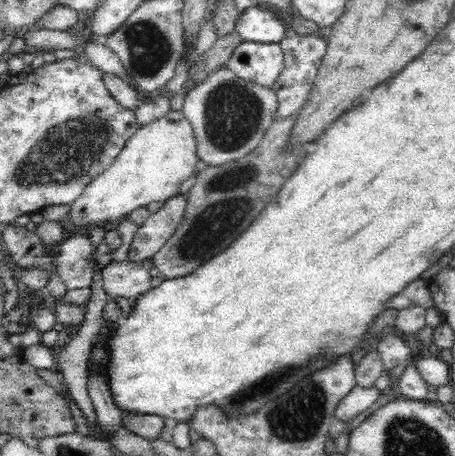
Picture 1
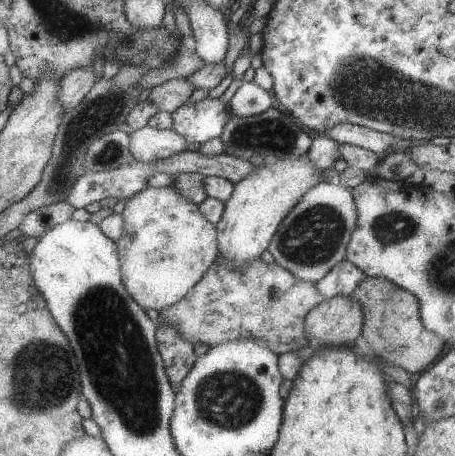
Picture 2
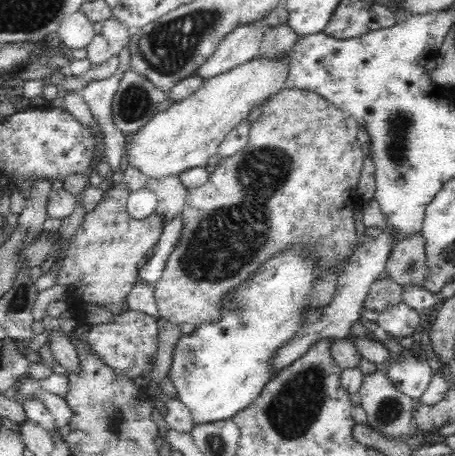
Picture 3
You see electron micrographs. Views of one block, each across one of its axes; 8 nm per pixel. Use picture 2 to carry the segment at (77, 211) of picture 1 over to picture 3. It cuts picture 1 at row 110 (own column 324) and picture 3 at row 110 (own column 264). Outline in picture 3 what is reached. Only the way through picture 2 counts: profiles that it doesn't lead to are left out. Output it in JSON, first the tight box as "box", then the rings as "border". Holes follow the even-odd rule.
{"box":[130,44,296,178],"border":[[[296,44],[278,56],[266,56],[260,52],[256,58],[202,82],[190,98],[170,106],[166,112],[158,112],[158,116],[138,130],[138,136],[130,146],[130,162],[144,172],[146,178],[180,176],[180,172],[196,166],[206,168],[208,160],[218,154],[222,140],[246,122],[254,108],[270,102],[286,88],[294,52]]]}

